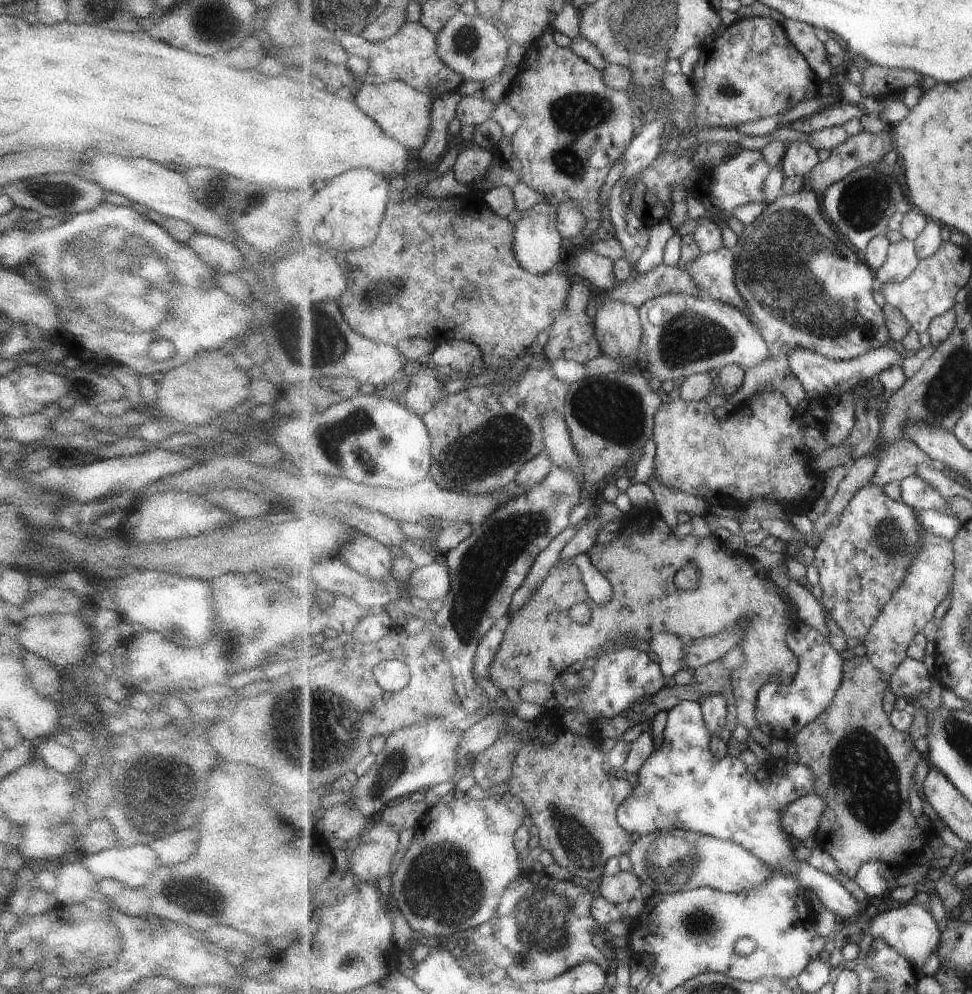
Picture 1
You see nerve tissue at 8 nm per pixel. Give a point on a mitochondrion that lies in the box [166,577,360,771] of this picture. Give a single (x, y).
(314, 708)

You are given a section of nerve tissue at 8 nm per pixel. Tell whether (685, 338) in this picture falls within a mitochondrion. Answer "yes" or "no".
yes

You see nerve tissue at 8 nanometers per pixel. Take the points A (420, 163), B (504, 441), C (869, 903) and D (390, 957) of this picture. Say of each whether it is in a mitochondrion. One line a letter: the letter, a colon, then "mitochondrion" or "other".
A: other
B: mitochondrion
C: other
D: other

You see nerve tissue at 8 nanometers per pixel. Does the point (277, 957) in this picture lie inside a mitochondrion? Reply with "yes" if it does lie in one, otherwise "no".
no

